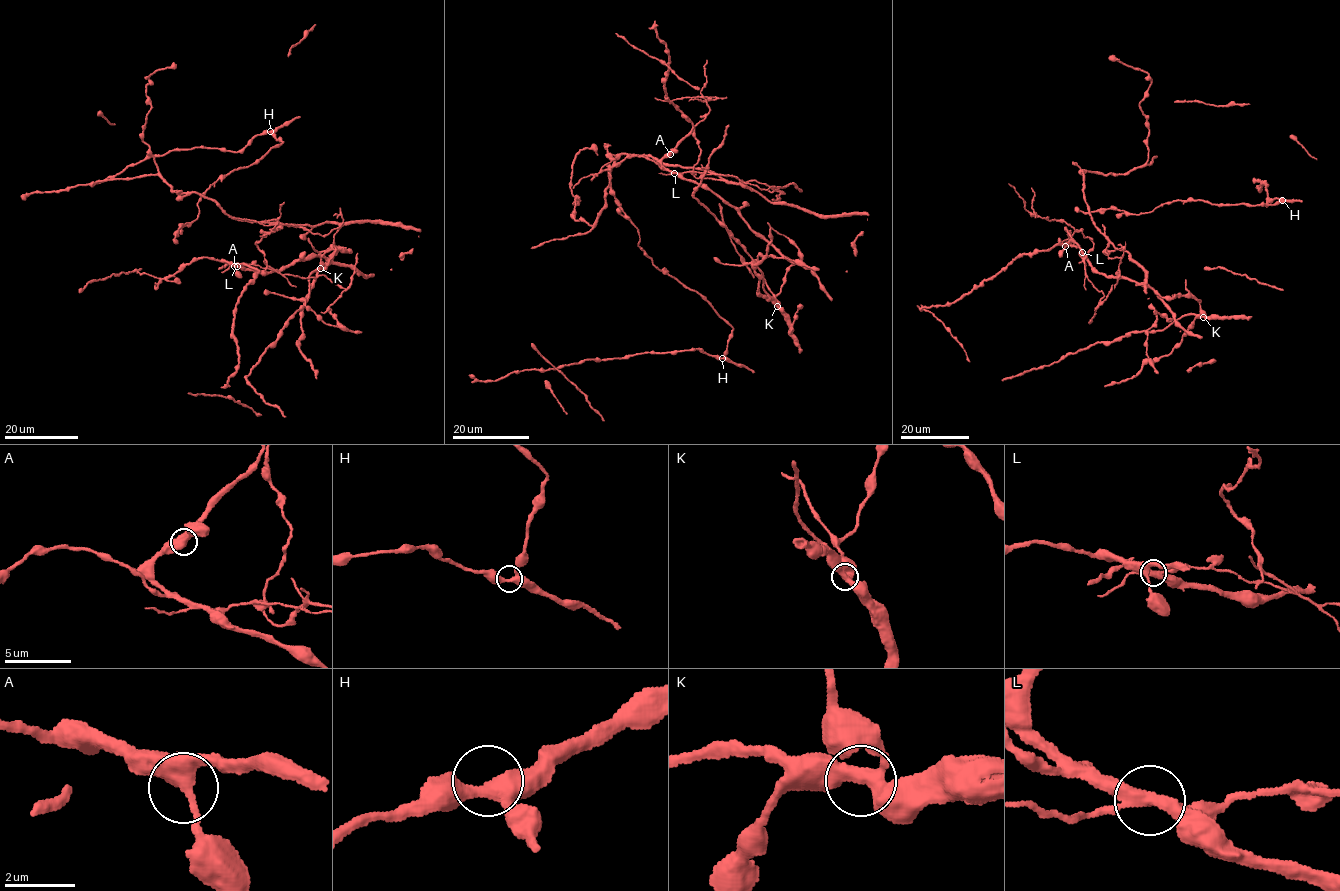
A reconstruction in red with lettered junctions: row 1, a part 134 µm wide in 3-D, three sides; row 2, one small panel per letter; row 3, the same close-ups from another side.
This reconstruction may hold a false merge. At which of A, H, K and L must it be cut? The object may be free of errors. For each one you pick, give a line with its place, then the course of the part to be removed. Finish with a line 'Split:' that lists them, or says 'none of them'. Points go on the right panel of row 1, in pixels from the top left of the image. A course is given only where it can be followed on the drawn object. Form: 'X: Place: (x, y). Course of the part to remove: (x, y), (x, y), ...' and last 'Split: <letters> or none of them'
L: Place: (1082, 252). Course of the part to remove: (1082, 252), (1085, 264), (1093, 247), (1090, 239), (1064, 222), (1049, 221), (1035, 213), (1031, 188)
Split: L

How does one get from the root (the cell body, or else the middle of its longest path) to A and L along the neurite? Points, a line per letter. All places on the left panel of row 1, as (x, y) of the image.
A: (196, 260), (208, 257), (234, 266)
L: (196, 260), (208, 257), (236, 266)

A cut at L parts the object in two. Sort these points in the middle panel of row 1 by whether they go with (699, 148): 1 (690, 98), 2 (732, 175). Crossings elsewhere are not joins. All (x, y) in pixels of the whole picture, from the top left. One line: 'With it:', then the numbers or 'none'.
With it: 1, 2

